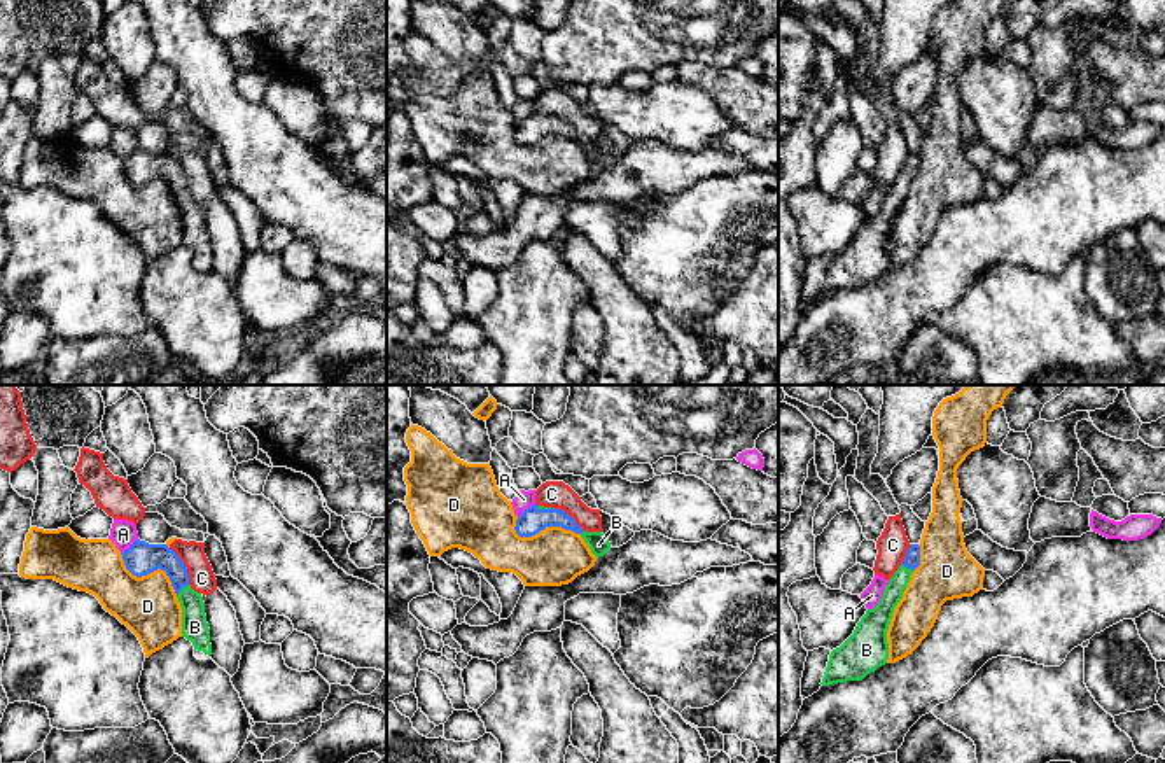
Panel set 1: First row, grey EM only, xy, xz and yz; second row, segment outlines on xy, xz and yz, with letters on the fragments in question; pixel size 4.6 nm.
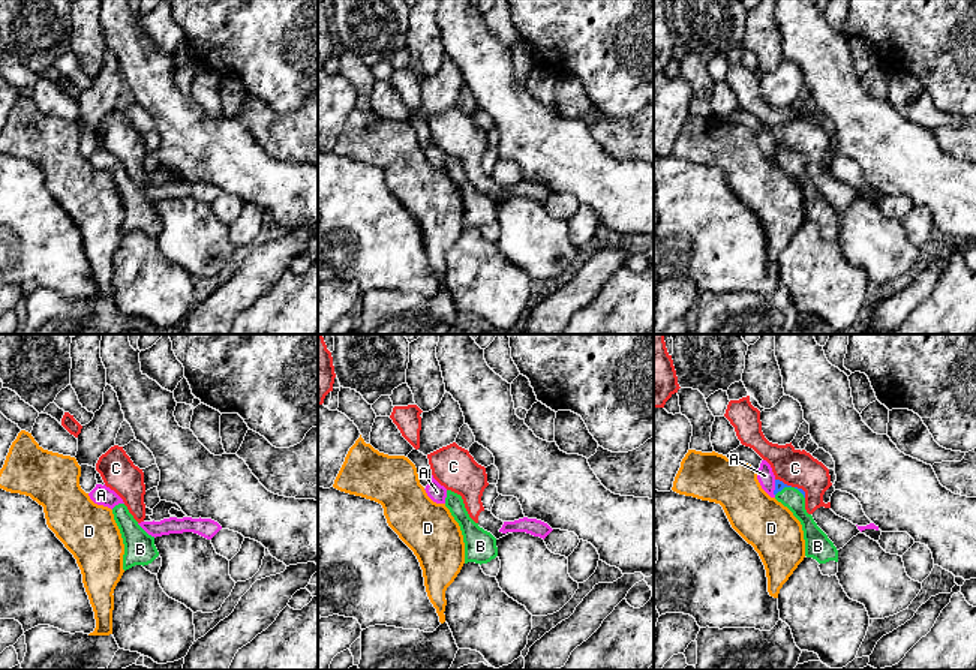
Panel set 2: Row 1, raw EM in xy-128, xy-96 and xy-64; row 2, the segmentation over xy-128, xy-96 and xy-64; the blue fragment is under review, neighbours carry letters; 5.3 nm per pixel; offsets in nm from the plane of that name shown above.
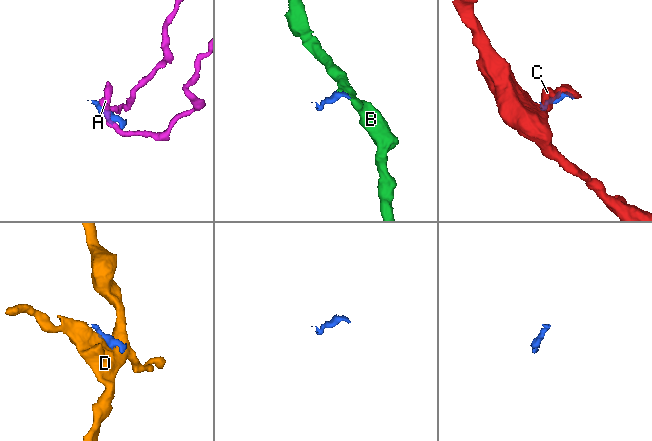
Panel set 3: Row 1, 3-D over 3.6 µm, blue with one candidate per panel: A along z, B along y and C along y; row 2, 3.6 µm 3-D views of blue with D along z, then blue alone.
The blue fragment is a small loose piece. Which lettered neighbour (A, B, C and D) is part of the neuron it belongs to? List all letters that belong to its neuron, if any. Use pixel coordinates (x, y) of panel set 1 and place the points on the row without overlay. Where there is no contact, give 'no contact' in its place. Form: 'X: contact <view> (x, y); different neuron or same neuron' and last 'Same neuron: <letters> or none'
A: contact xy (130, 154); different neuron
B: contact xy (181, 196); same neuron
C: contact xy (184, 174); different neuron
D: contact xz (546, 133); different neuron
Same neuron: B

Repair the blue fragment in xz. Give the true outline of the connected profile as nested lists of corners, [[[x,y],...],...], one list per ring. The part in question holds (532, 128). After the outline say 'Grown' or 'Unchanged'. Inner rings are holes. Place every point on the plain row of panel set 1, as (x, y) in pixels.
[[[530,114],[518,124],[514,138],[520,145],[532,145],[546,135],[562,135],[579,142],[596,166],[610,158],[610,150],[602,140],[582,138],[572,124],[555,116]]]. Grown

